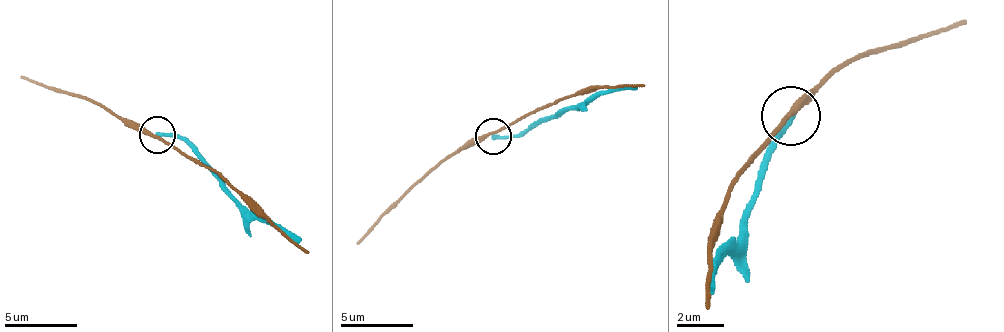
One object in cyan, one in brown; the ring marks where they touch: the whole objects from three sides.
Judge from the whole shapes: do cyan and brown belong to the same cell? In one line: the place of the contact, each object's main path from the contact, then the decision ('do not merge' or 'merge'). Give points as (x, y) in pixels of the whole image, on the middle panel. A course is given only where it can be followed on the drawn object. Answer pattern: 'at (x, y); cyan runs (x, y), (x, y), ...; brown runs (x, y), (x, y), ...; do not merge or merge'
at (493, 136); cyan runs (492, 135), (514, 135), (616, 88), (638, 84); brown runs (492, 135), (573, 95), (645, 84); do not merge

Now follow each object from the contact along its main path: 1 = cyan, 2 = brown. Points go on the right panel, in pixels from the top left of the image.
1: (789, 117), (736, 236), (712, 260), (706, 289)
2: (789, 117), (724, 200), (706, 307)

